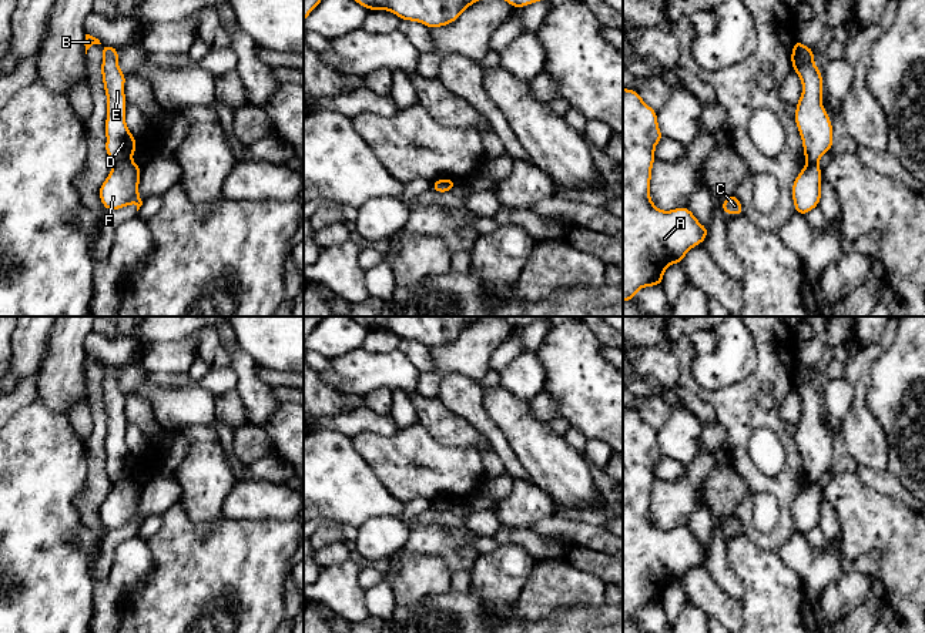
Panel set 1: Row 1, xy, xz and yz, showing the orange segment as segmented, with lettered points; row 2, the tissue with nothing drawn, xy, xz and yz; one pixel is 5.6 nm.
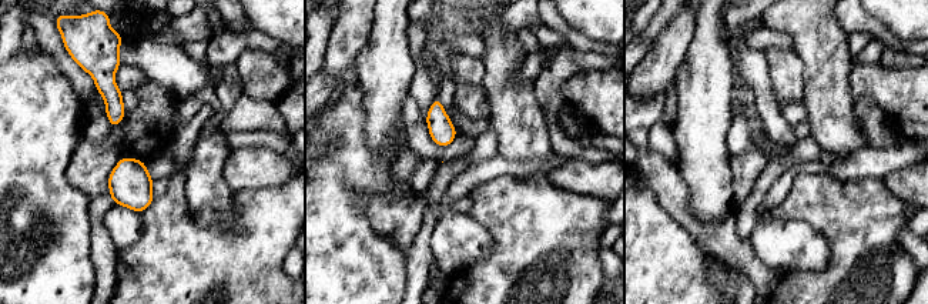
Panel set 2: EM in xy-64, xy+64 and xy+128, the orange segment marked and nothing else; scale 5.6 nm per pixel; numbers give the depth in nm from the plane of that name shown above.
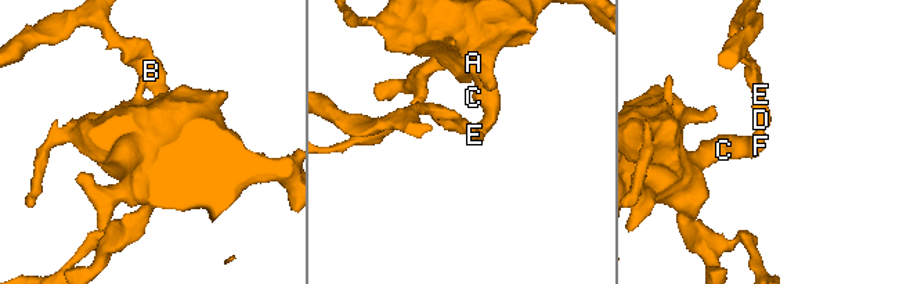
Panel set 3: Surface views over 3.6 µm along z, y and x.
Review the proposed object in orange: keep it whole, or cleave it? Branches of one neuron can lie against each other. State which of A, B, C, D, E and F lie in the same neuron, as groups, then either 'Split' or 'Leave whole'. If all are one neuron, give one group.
Groups: A C F / B D E. Split

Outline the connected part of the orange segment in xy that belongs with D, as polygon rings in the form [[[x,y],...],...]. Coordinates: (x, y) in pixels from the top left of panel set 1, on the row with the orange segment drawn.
[[[86,34],[86,54],[94,44],[100,44],[104,53],[101,76],[107,96],[105,153],[114,164],[131,158],[137,148],[137,140],[125,124],[127,98],[124,96],[124,84],[127,76],[118,67],[118,50],[113,46],[101,44],[98,38]]]

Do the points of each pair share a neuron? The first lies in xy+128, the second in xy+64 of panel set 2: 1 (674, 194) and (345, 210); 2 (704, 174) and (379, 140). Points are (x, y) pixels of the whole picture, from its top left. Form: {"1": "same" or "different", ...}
{"1": "different", "2": "same"}

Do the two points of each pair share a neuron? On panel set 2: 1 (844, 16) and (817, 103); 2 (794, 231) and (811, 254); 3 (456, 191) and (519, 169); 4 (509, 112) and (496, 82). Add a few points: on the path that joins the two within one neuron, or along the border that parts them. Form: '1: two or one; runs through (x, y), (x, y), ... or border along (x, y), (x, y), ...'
1: two; border along (833, 14), (847, 33)
2: one; runs through (797, 237), (806, 249)
3: one; runs through (472, 176), (489, 167), (503, 167)
4: one; runs through (509, 104), (499, 89)

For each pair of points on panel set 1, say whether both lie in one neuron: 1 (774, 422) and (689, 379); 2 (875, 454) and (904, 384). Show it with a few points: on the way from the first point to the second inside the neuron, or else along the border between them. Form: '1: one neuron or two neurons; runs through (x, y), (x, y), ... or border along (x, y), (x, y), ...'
1: one neuron; runs through (753, 417), (743, 415), (727, 401), (710, 397)
2: two neurons; border along (865, 404), (885, 435), (887, 465)

